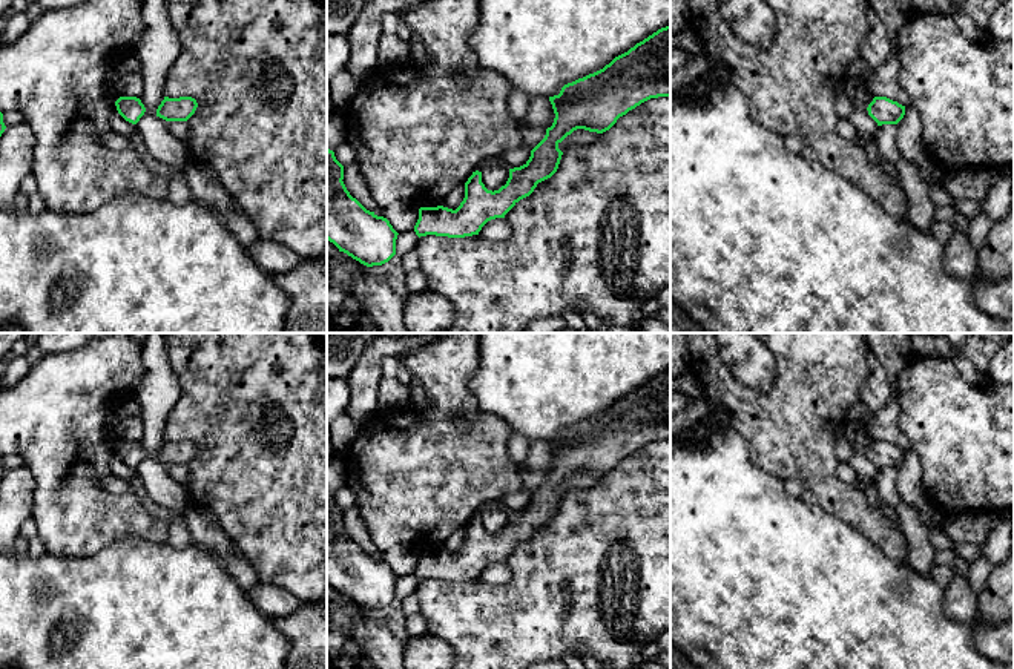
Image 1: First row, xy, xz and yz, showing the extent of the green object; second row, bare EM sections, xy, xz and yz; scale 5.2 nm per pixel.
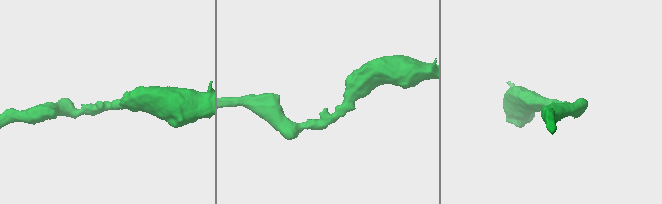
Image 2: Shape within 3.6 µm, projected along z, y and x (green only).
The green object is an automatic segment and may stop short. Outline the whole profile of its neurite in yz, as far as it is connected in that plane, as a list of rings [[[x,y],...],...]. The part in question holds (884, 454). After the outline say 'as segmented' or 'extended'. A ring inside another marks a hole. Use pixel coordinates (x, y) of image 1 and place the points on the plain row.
[[[874,440],[867,454],[877,470],[897,468],[905,459],[905,450],[887,440]]] | as segmented

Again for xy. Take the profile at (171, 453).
[[[164,440],[156,453],[156,460],[166,465],[187,465],[196,454],[198,447],[192,440]]] | as segmented

